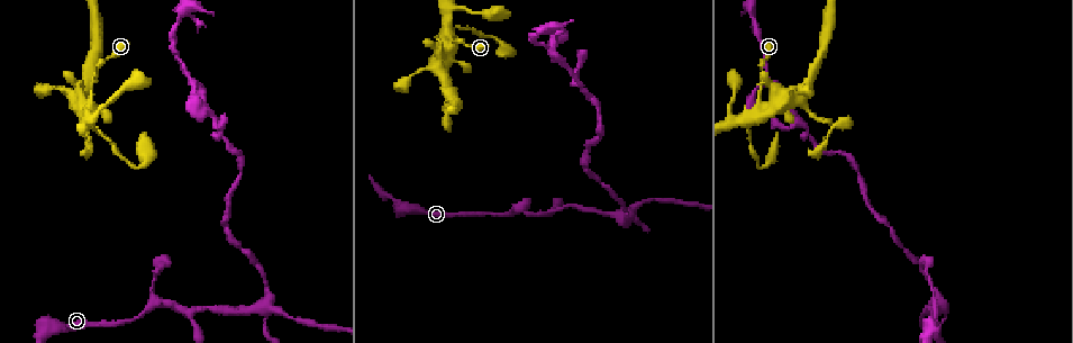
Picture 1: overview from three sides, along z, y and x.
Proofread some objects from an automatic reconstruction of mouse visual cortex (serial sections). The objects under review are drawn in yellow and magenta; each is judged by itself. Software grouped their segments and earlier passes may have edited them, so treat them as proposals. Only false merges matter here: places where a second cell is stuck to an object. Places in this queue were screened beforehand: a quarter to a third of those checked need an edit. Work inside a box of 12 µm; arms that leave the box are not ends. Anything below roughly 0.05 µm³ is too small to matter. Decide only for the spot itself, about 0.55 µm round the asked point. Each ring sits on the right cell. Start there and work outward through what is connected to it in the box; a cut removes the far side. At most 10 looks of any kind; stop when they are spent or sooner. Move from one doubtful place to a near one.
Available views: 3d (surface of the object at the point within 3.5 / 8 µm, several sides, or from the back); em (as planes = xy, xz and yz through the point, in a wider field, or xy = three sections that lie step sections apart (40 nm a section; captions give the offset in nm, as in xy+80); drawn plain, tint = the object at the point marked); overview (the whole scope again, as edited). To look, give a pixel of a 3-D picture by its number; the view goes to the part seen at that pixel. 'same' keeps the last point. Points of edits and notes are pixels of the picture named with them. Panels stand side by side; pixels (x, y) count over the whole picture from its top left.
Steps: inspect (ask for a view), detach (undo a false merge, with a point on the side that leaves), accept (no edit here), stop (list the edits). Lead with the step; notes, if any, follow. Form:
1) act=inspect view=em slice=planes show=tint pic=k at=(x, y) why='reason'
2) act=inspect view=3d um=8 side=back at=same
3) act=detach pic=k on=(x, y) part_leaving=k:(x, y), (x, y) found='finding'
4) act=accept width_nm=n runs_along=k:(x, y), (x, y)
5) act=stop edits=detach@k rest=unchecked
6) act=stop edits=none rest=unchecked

act=inspect view=3d um=3.5 pic=1 at=(795, 88) why='thin neck'

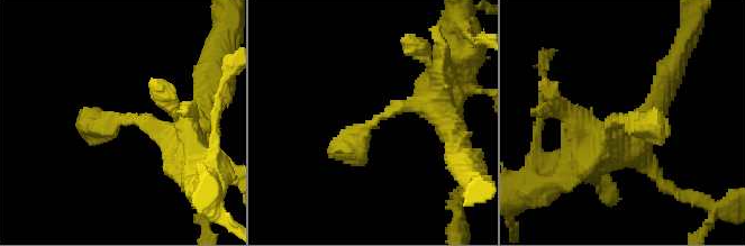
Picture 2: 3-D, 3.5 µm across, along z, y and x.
act=inspect view=em slice=xy step=3 show=tint pic=2 at=(381, 117)

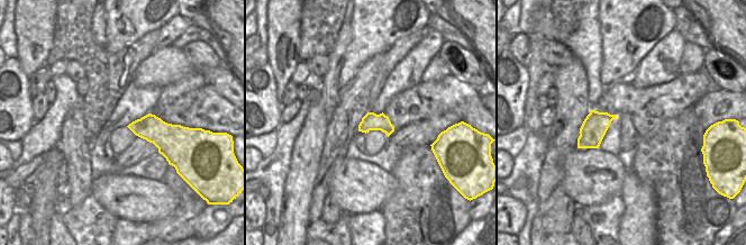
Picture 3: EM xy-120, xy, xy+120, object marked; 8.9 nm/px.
act=accept runs_along=2:(446, 99), (398, 107), (332, 153) found='all the same cell'

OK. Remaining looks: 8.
act=inspect view=3d um=3.5 pic=1 at=(457, 25) why='sudden change in width'

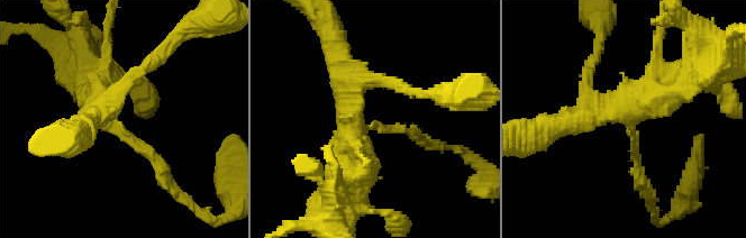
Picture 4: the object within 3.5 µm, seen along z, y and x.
act=inspect view=em slice=xy step=5 show=tint pic=4 at=(631, 129) arms=3 arm_widths_nm=150,300,350 why='need the tissue'

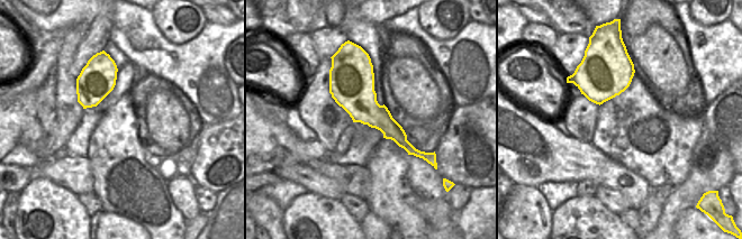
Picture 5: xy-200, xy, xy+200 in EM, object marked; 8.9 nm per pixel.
act=inspect view=em slice=xy step=2 show=tint at=same why='another direction'

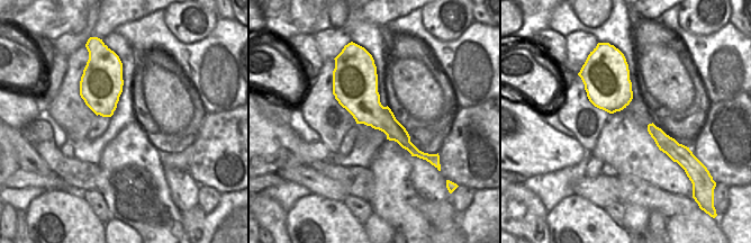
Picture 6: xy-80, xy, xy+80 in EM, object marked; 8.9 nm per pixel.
act=accept found='one cell here'

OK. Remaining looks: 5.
act=inspect view=3d um=3.5 pic=1 at=(443, 109) why='sharp bend'

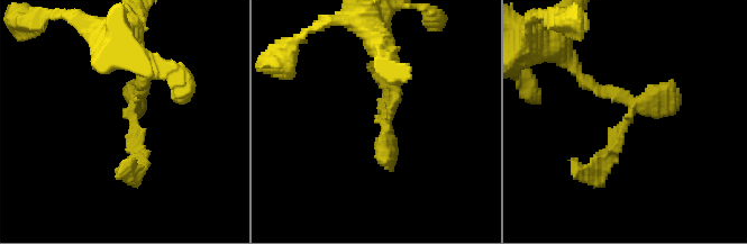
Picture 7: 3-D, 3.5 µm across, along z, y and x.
act=inspect view=em slice=xy step=3 show=tint pic=7 at=(381, 121) why='now the EM'

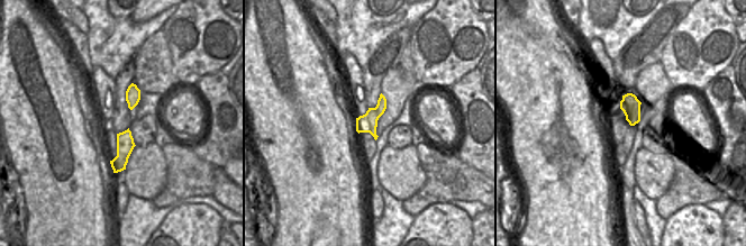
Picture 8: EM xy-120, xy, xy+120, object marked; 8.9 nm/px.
act=detach pic=7 on=(608, 153) found='a second cell is stuck on'

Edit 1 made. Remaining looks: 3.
act=inspect view=overview why='see it whole again'

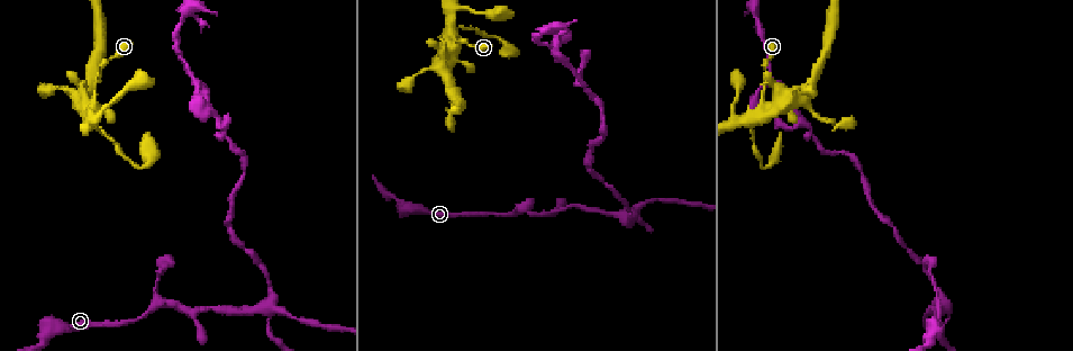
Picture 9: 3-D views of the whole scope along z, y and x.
act=inspect view=3d um=3.5 side=back pic=9 at=(191, 310) why='thin neck'

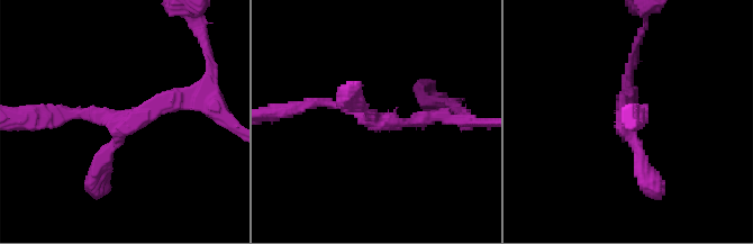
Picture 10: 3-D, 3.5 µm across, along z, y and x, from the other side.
act=inspect view=em slice=xy step=3 show=tint pic=10 at=(129, 119) why='need the tissue'

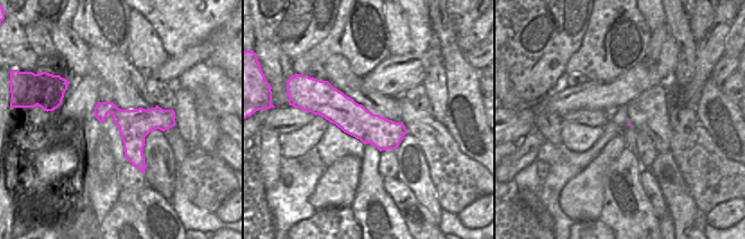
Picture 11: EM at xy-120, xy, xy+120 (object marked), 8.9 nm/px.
act=accept runs_along=10:(450, 119), (380, 123), (308, 102) found='all the same cell'

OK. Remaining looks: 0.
act=stop edits=detach@7 rest=unchecked

